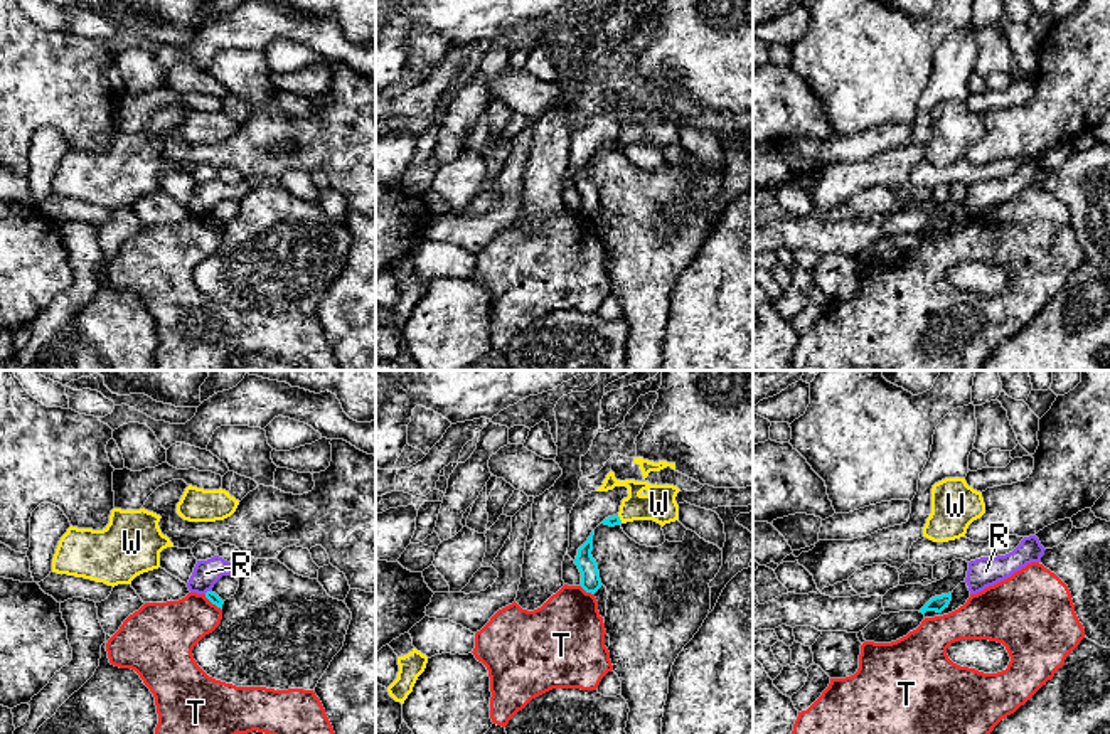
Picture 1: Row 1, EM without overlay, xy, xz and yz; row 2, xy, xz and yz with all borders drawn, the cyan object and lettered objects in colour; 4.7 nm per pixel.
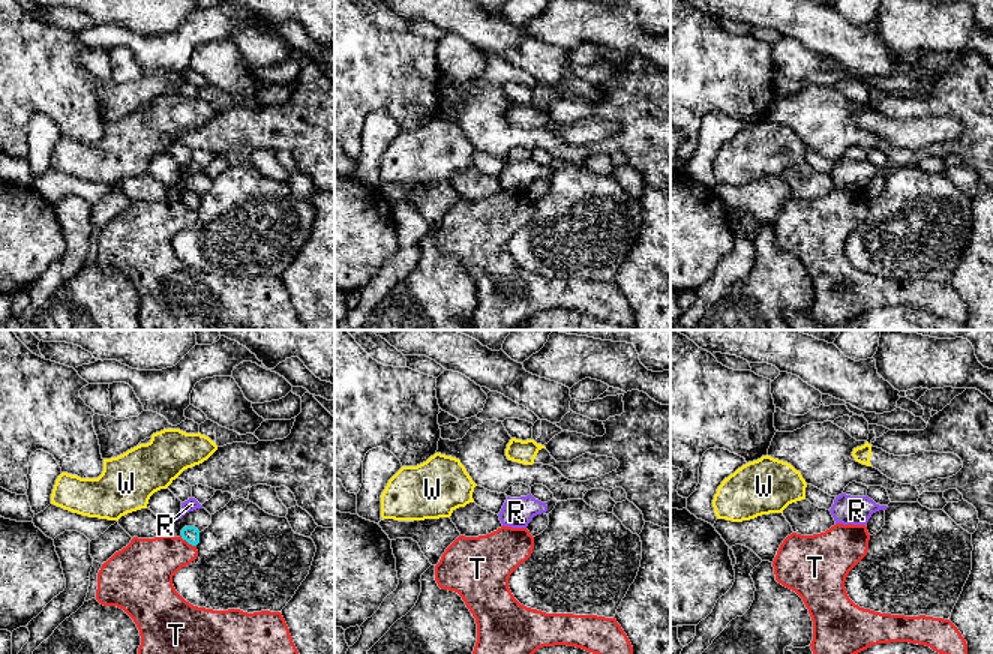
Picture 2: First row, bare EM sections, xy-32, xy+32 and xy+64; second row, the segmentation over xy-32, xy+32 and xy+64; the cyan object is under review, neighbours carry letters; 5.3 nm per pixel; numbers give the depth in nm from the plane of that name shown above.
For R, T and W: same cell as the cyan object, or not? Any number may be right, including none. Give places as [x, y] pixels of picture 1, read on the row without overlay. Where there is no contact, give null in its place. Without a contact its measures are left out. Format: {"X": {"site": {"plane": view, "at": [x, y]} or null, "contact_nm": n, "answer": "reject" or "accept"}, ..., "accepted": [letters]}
{"R": {"site": {"plane": "xy", "at": [208, 214]}, "contact_nm": 40, "answer": "reject"}, "T": {"site": {"plane": "xy", "at": [213, 226]}, "contact_nm": 120, "answer": "reject"}, "W": {"site": {"plane": "xz", "at": [619, 142]}, "contact_nm": 50, "answer": "reject"}, "accepted": []}

